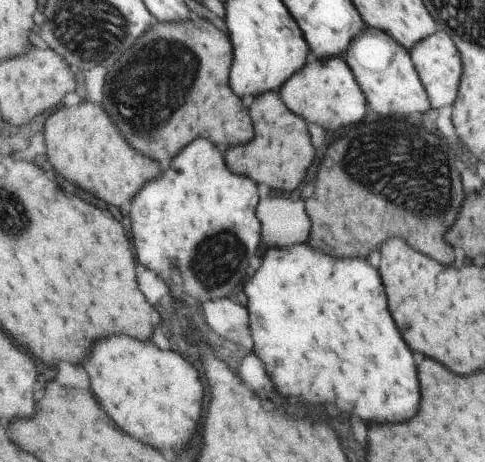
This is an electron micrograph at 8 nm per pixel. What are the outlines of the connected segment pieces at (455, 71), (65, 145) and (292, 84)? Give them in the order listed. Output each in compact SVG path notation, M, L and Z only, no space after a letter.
M437 30L429 38L421 40L416 47L412 47L409 55L416 65L422 84L428 90L433 108L439 109L442 106L450 106L456 100L463 73L461 54L456 46L454 46L452 38L446 32Z
M86 100L76 106L60 108L48 118L45 127L50 160L58 172L112 206L122 206L137 199L148 183L164 173L158 161L150 160L132 148L118 128L104 106Z
M313 58L301 73L294 75L293 79L285 84L280 93L286 104L298 116L303 116L308 122L320 124L326 130L342 130L344 126L362 122L366 116L364 94L356 84L346 58Z

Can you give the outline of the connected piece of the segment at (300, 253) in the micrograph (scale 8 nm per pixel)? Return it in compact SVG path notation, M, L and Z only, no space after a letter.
M294 246L294 248L272 248L266 258L262 270L252 278L248 284L248 296L250 296L250 312L252 312L252 330L254 338L258 344L258 356L264 360L268 374L272 376L278 392L284 398L302 398L306 404L312 406L328 406L328 404L338 404L344 410L350 410L352 416L358 416L362 422L370 424L394 424L394 422L406 422L412 420L418 410L420 410L420 388L418 388L418 376L416 376L416 364L414 356L408 350L406 342L402 340L390 312L388 312L388 302L384 294L384 286L380 282L378 272L366 262L366 260L340 260L334 256L328 256L326 252L320 252L312 246Z

